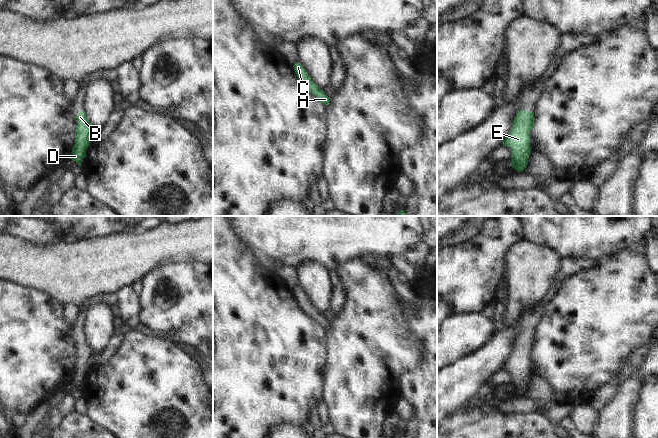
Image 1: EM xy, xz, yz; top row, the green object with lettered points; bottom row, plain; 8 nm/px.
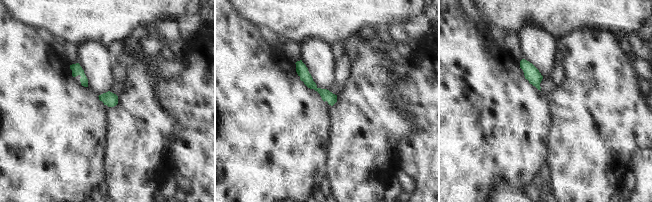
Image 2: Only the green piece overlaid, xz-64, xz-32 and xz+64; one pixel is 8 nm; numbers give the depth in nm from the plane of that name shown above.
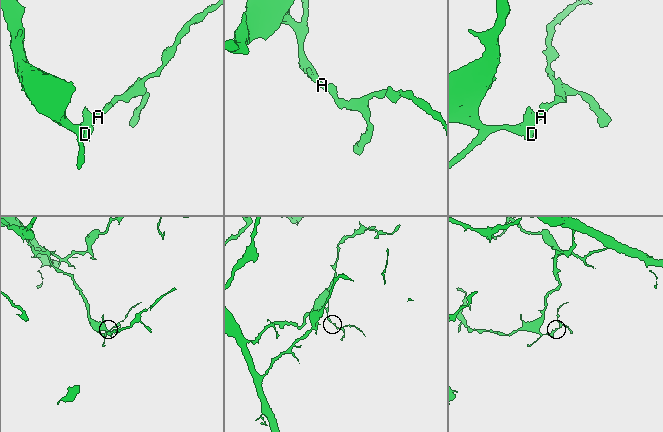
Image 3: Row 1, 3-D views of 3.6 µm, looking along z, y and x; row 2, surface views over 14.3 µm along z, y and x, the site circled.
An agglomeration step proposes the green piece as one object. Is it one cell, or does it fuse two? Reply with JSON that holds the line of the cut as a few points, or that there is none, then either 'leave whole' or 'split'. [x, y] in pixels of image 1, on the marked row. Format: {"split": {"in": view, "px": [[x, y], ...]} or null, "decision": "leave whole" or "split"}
{"split": null, "decision": "leave whole"}

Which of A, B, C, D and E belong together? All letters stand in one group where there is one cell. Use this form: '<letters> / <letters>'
A B C D E

